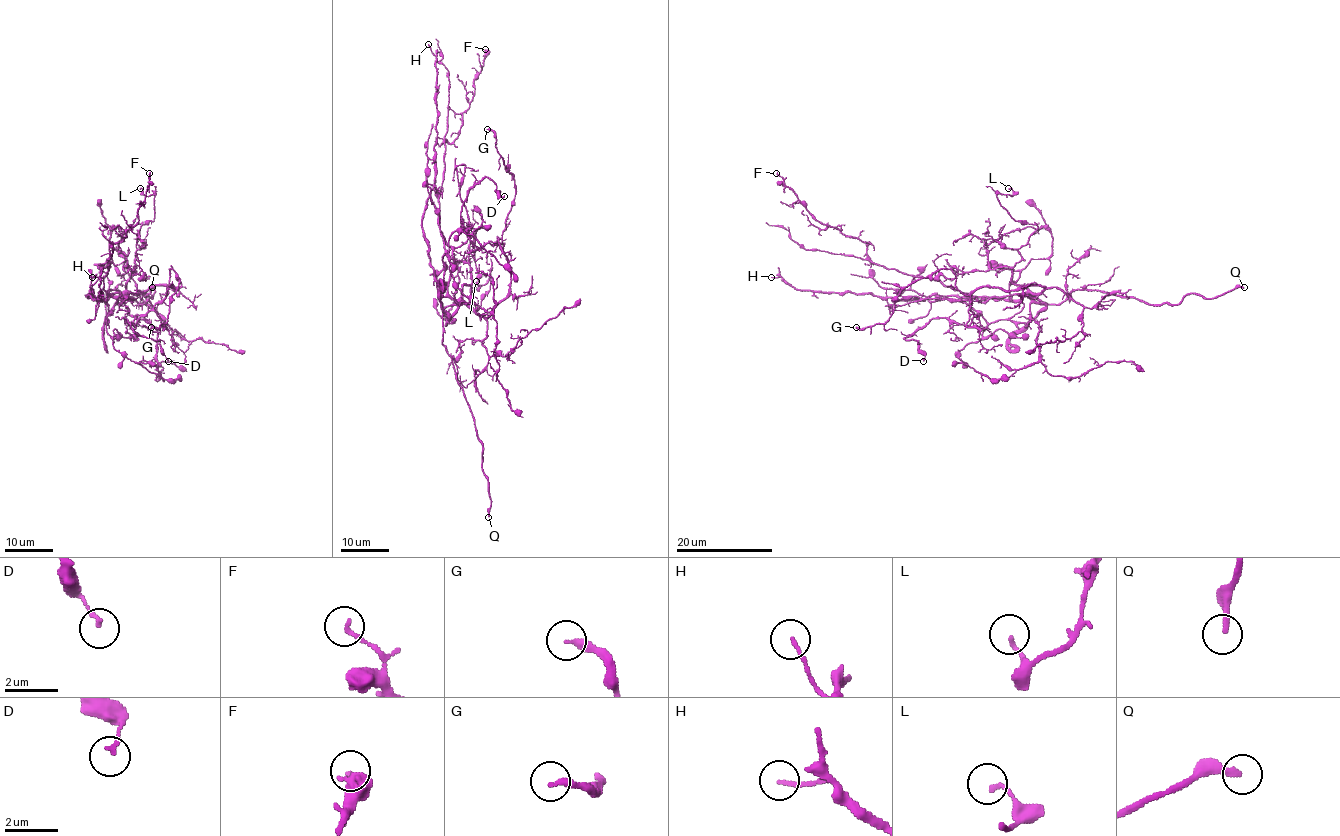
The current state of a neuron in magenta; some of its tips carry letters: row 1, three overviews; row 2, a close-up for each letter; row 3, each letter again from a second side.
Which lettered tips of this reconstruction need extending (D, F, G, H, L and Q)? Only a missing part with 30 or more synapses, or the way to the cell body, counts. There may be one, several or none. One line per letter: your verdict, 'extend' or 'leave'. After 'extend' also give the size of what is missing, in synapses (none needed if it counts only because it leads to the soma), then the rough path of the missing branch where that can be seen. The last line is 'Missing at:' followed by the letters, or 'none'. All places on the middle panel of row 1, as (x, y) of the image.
D: leave
F: leave
G: leave
H: leave
L: leave
Q: extend
Missing at: Q

